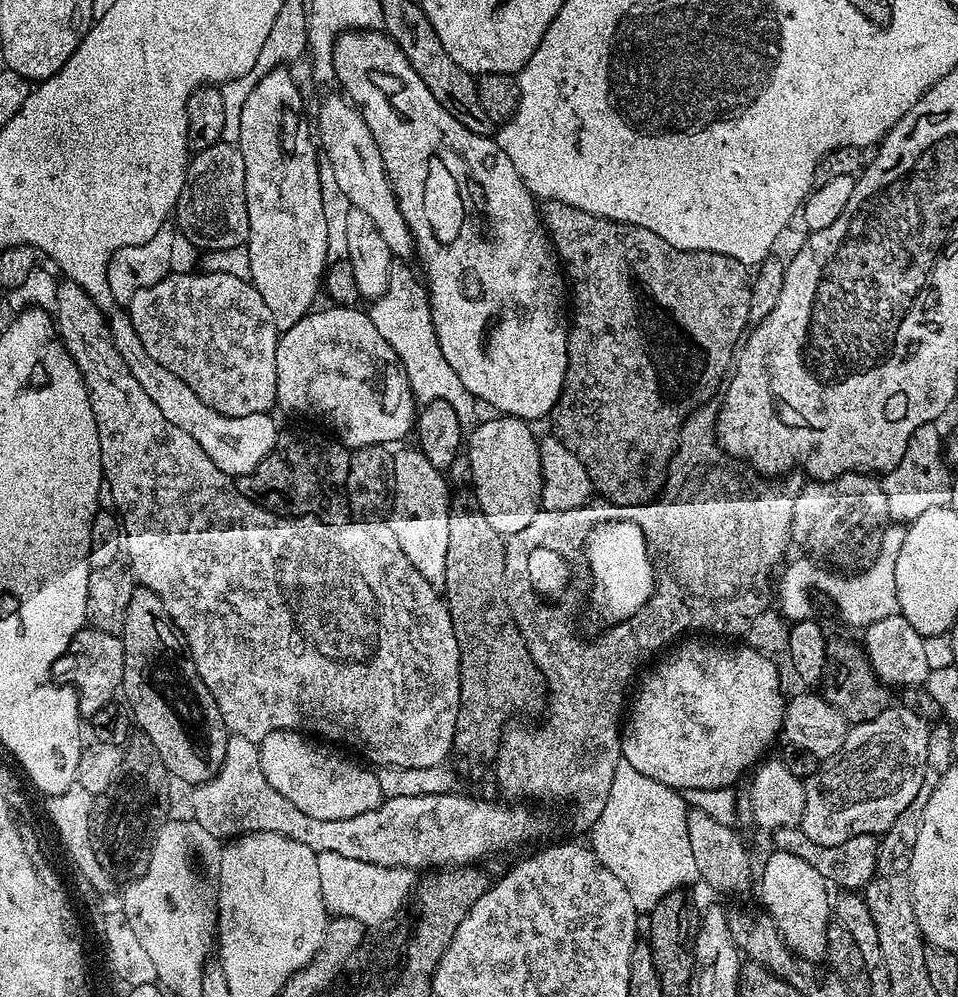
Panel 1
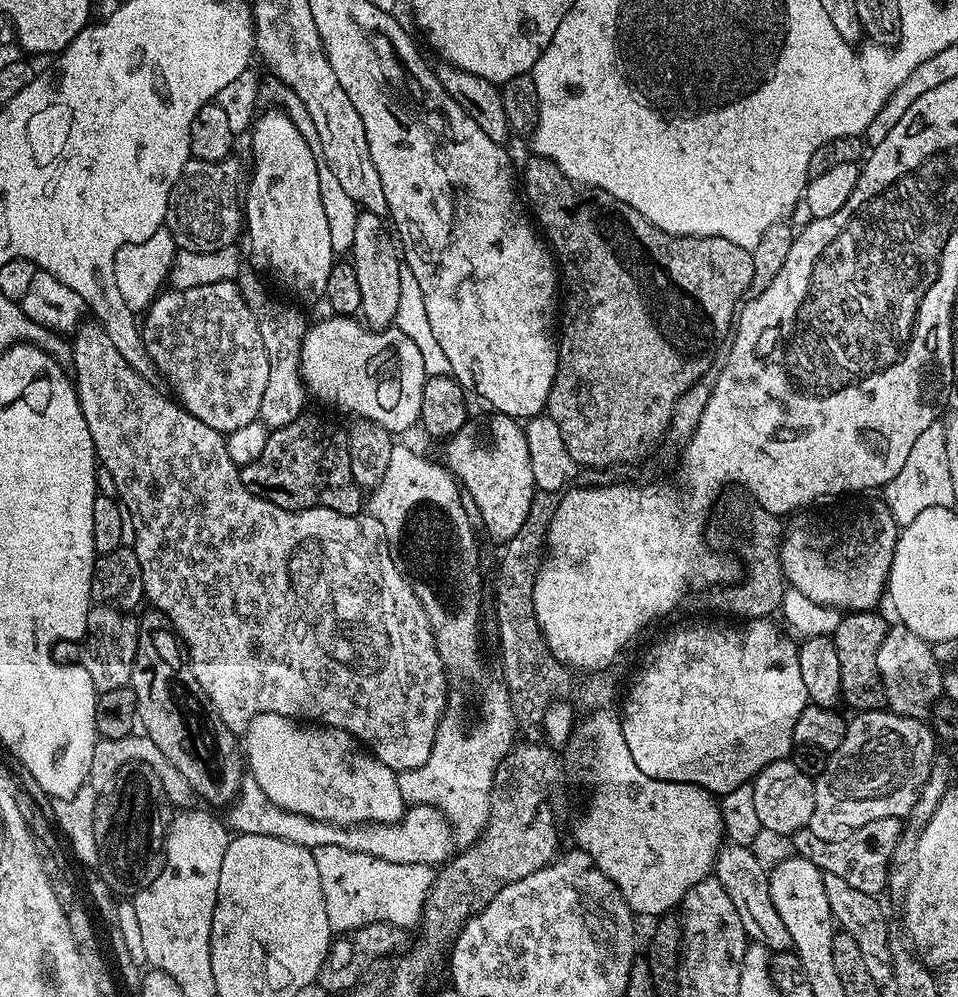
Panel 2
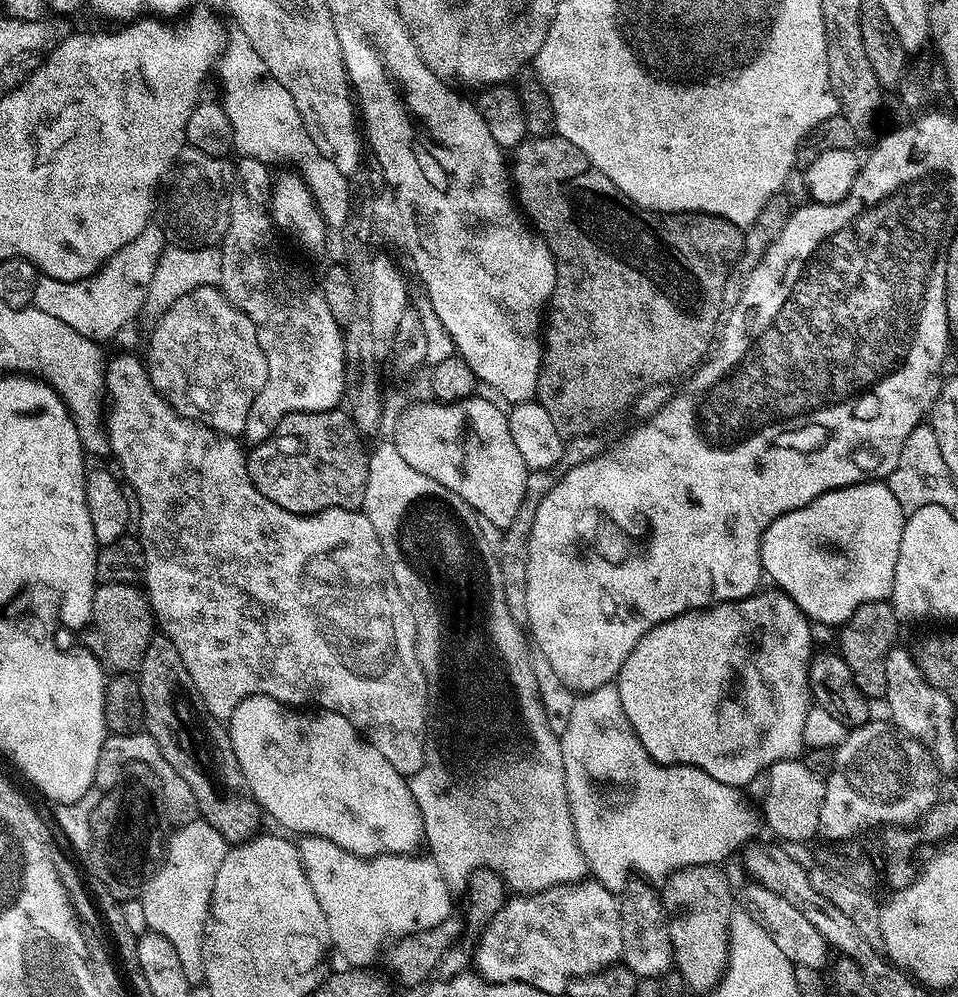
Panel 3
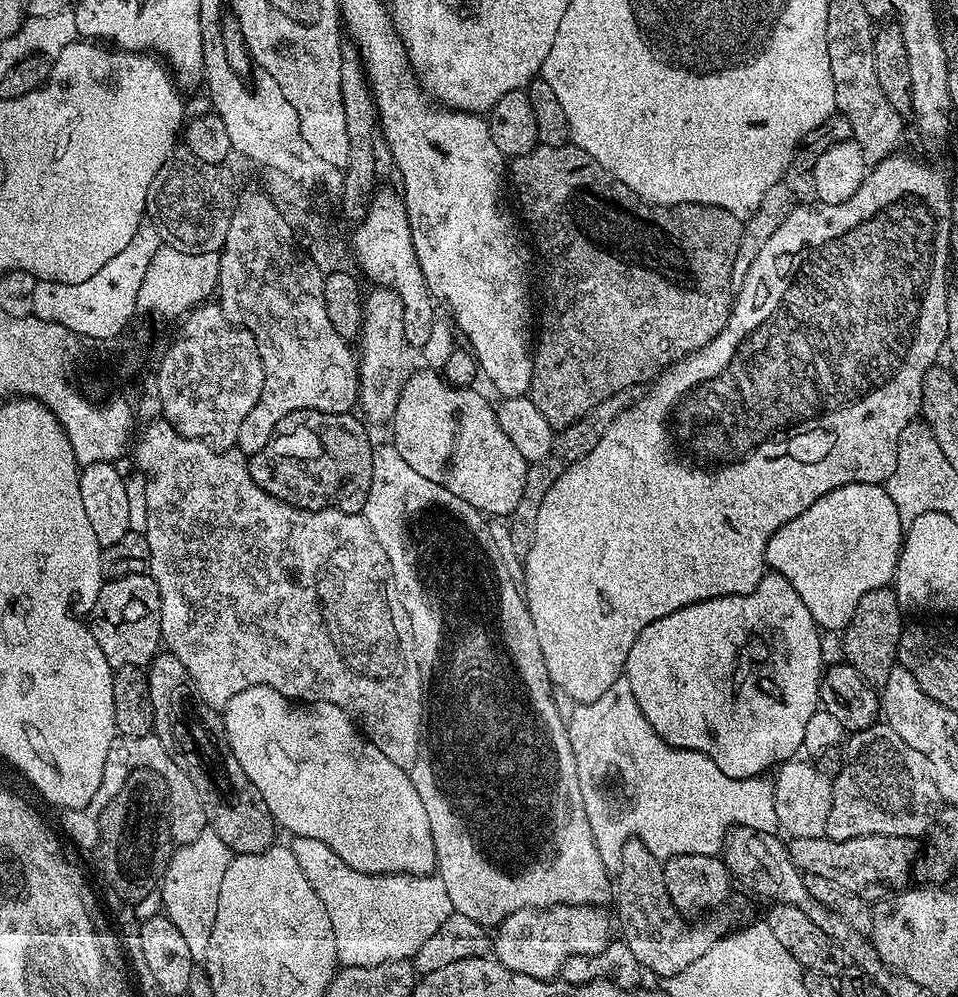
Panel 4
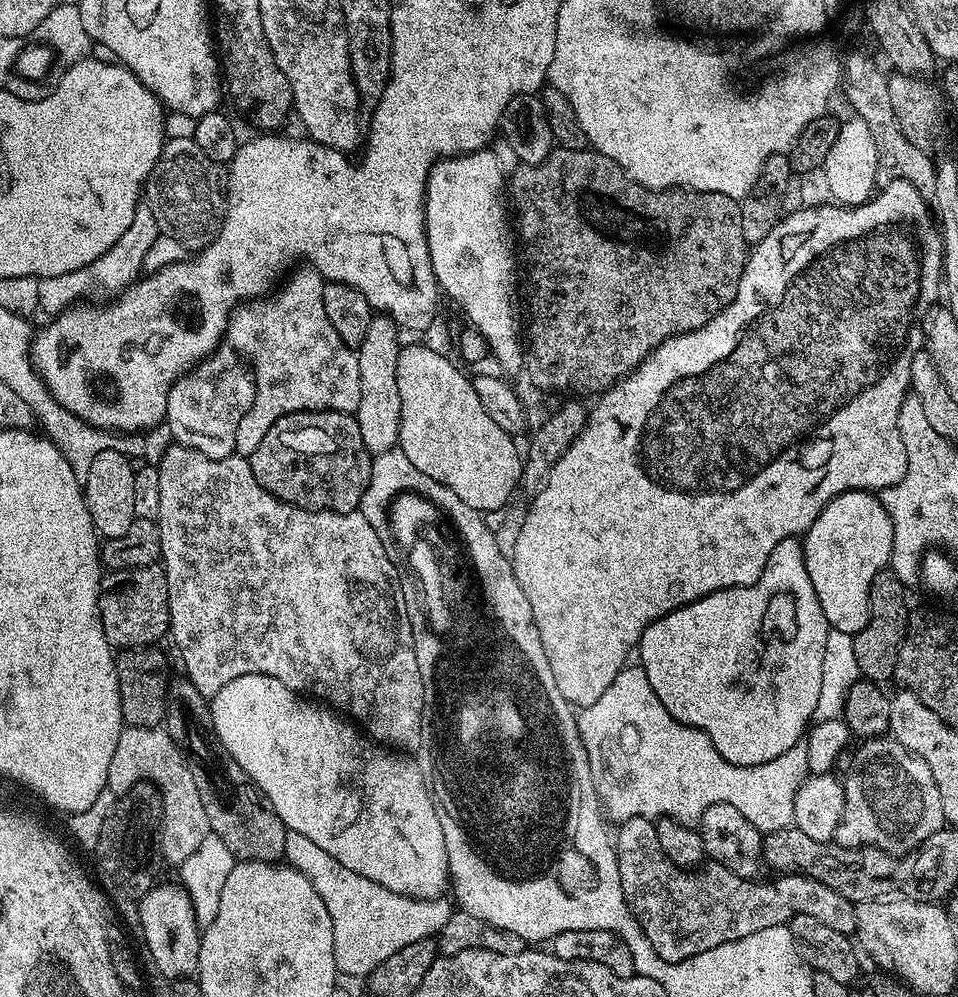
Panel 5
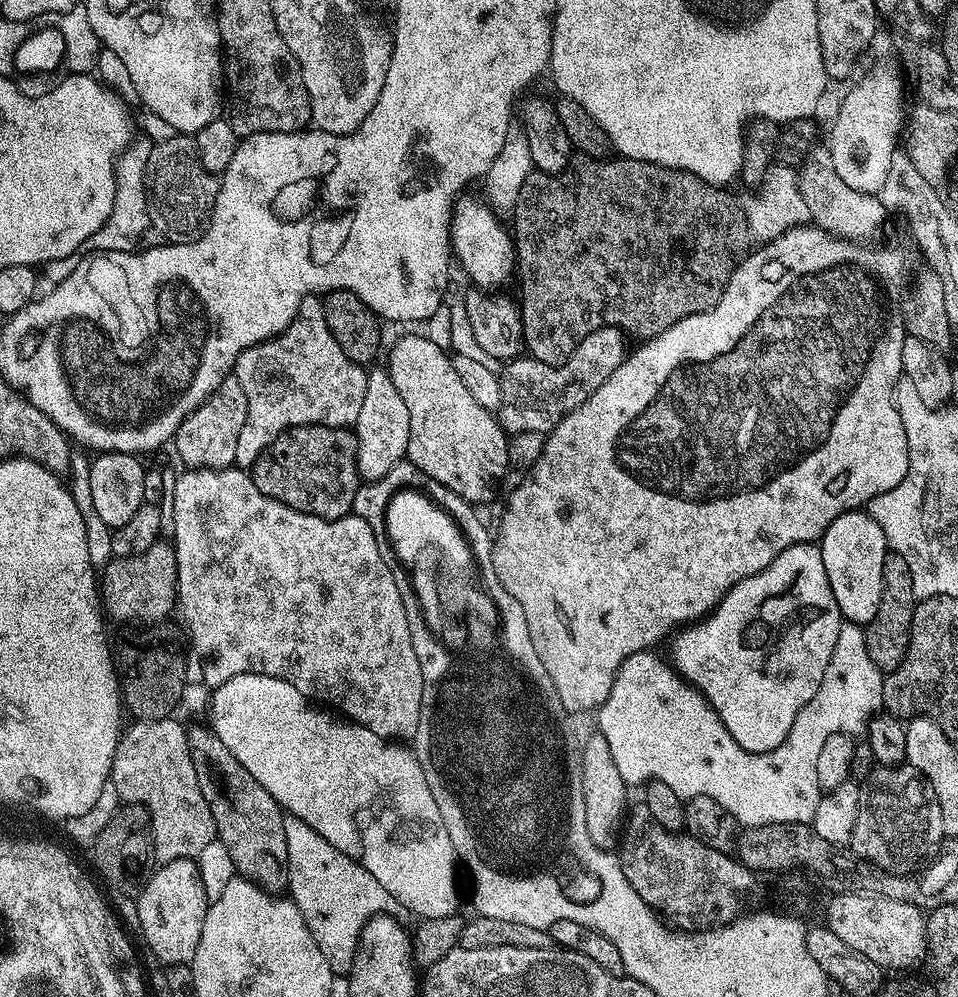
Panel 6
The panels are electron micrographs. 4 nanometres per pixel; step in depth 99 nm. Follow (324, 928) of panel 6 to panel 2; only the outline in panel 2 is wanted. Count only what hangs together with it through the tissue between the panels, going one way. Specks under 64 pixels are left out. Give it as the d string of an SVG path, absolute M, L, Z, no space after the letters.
M318 846L312 853L322 882L322 898L326 898L326 918L330 918L333 933L352 932L367 924L393 924L405 930L411 929L411 924L419 925L434 879L429 865L386 862L354 850L342 850L342 846Z

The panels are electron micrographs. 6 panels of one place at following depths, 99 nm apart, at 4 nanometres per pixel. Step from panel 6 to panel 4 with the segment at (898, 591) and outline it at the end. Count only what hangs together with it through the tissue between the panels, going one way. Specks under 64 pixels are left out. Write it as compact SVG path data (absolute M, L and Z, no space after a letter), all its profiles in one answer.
M891 587L872 589L868 594L862 595L849 624L843 628L844 660L850 666L854 666L854 670L858 670L858 674L862 674L862 678L866 678L866 682L870 685L882 686L886 682L886 678L890 678L890 670L897 667L896 652L899 650L900 635L906 625L906 619L903 615L905 616L905 613L902 611L896 593Z

